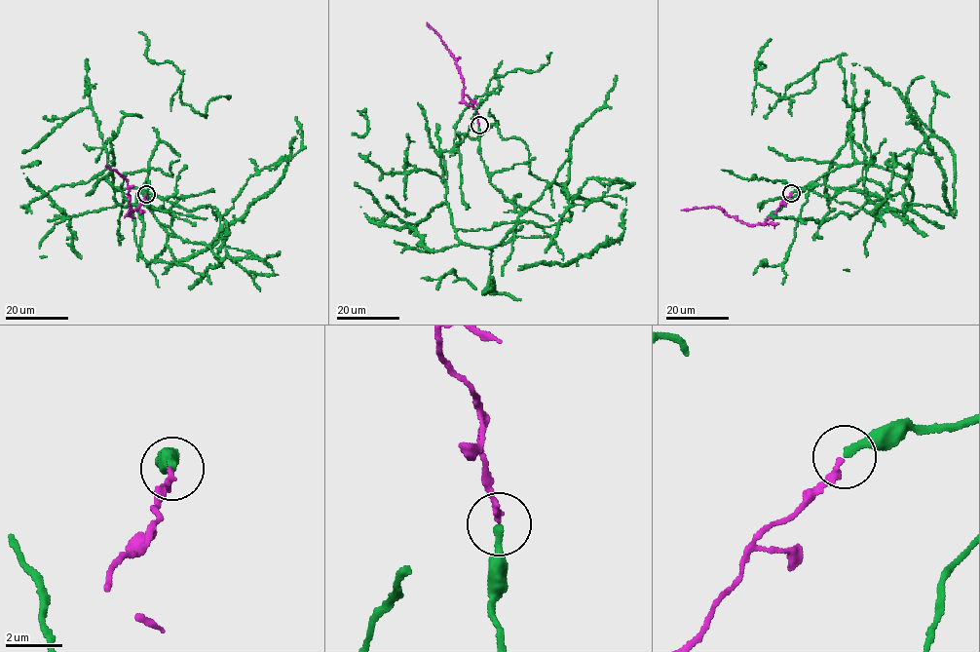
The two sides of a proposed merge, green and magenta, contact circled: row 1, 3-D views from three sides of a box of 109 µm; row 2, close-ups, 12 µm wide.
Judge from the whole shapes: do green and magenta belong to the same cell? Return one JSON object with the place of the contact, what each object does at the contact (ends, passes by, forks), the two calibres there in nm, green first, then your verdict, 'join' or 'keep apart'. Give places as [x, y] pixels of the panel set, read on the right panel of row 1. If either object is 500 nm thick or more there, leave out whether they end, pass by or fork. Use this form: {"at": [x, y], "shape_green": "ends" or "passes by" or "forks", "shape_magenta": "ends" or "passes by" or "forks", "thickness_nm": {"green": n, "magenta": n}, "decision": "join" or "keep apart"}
{"at": [791, 193], "shape_green": "ends", "shape_magenta": "ends", "thickness_nm": {"green": 240, "magenta": 200}, "decision": "keep apart"}

